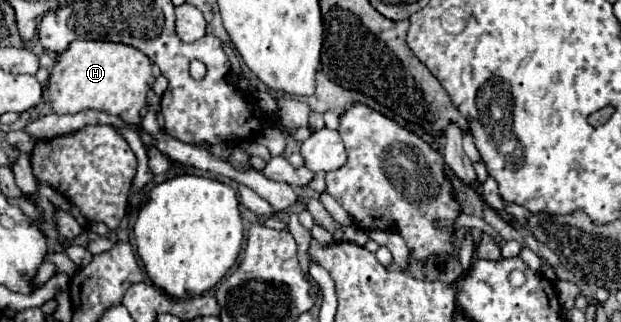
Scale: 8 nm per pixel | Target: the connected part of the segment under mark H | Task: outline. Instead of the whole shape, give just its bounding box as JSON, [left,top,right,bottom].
[48,41,152,123]

